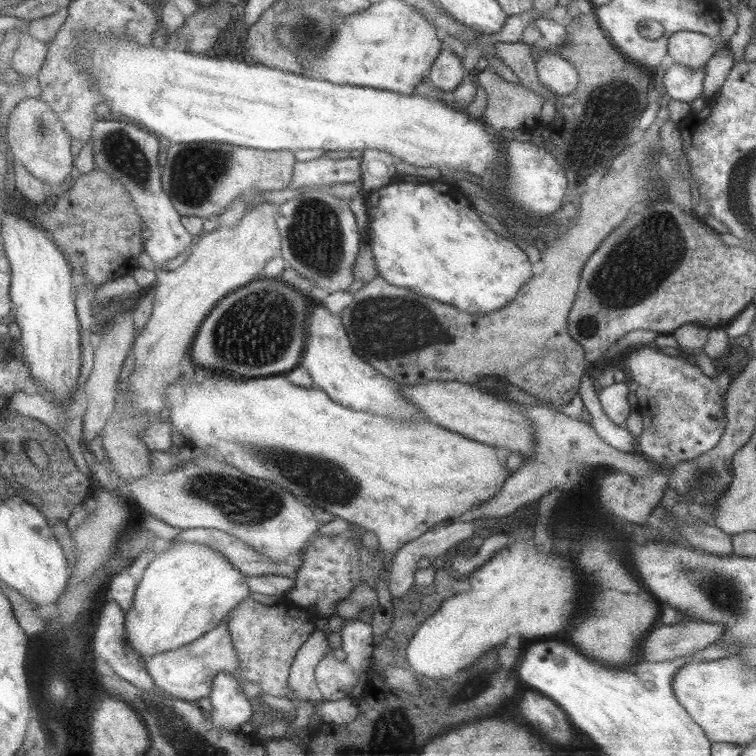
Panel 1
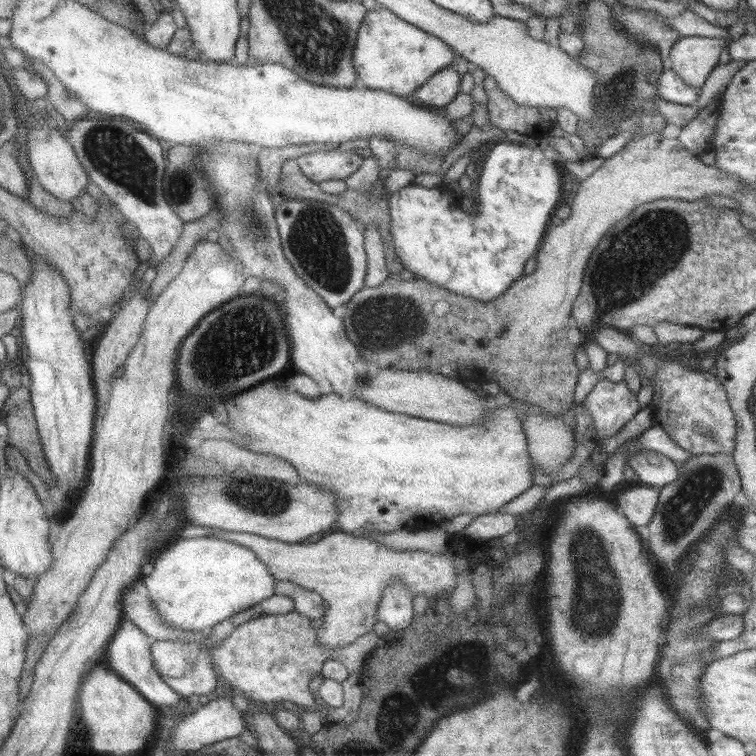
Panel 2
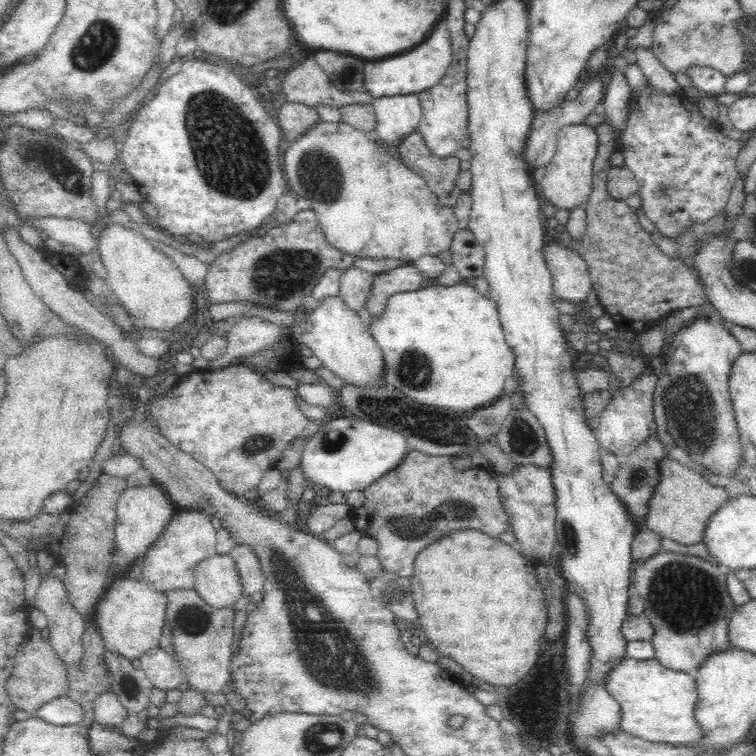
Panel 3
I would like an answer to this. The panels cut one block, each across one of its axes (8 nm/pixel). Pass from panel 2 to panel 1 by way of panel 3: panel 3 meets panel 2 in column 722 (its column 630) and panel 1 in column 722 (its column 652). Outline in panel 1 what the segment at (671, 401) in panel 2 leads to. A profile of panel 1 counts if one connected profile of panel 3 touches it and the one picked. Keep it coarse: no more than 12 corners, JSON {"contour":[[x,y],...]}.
{"contour":[[630,348],[643,423],[638,452],[676,466],[717,446],[727,426],[696,363]]}

